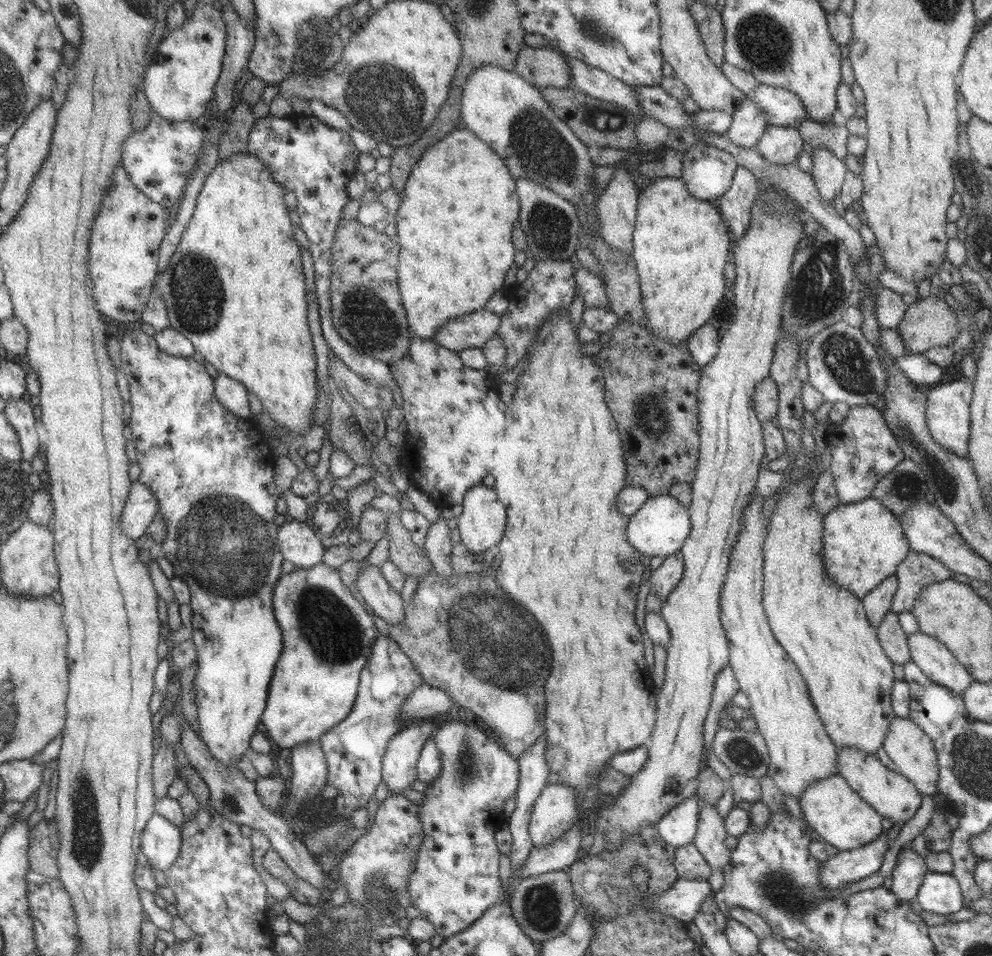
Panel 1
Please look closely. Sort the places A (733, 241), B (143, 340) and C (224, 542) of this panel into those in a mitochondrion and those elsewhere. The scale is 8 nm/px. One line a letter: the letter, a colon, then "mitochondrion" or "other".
A: other
B: other
C: mitochondrion

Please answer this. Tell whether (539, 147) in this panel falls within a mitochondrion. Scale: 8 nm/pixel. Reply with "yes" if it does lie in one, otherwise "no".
yes

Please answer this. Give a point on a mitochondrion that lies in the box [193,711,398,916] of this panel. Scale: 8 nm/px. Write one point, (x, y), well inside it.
(231, 801)

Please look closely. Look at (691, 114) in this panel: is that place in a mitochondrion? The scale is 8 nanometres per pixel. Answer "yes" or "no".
no

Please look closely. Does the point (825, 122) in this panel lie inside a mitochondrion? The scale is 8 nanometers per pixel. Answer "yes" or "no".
no

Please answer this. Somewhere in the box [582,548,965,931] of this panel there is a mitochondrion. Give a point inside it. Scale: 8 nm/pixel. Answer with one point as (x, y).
(780, 890)

